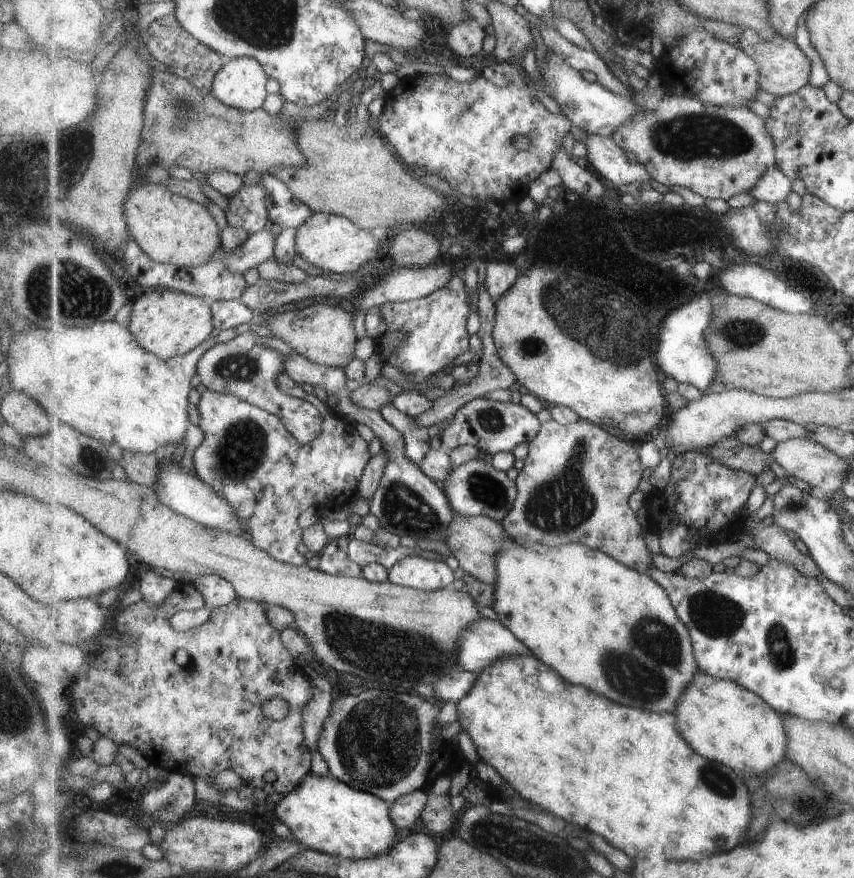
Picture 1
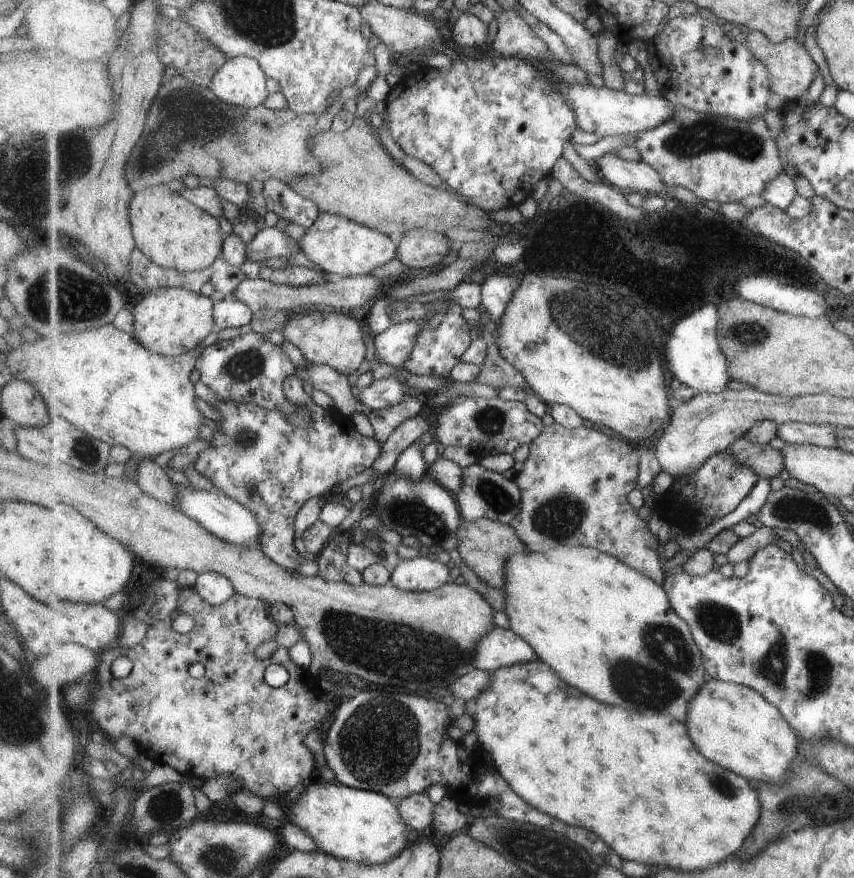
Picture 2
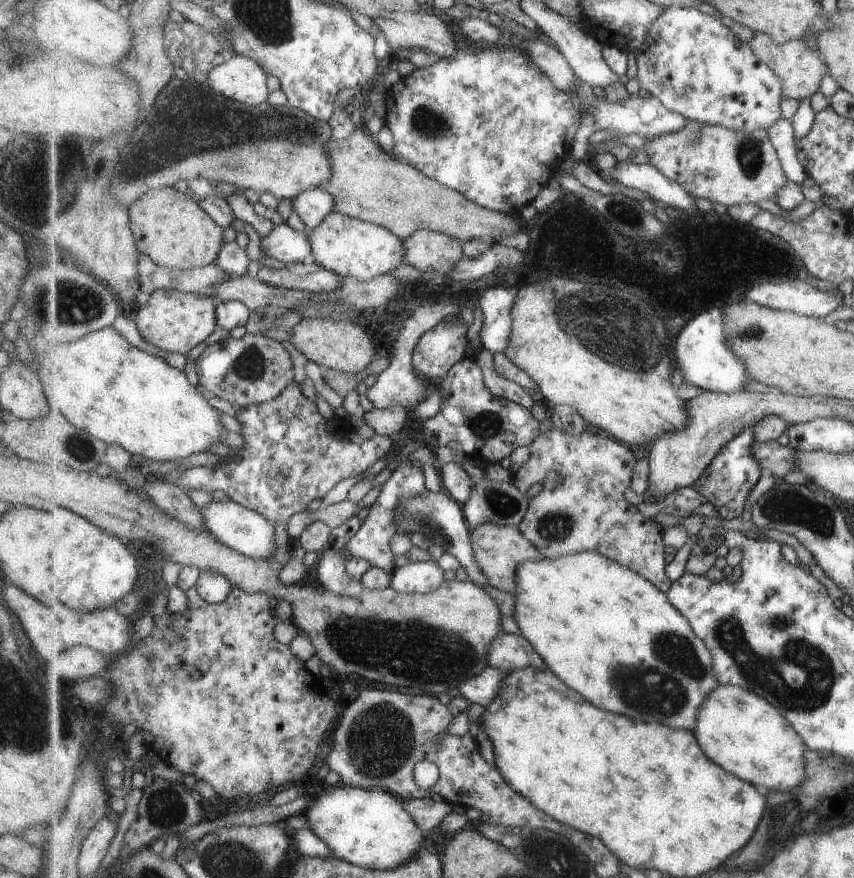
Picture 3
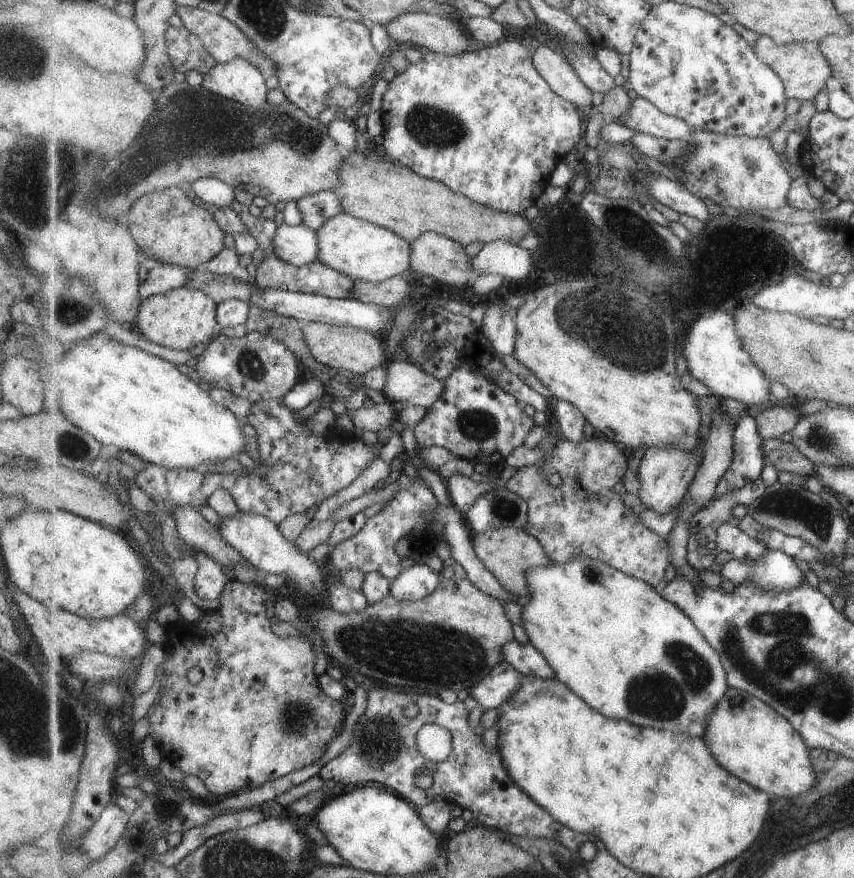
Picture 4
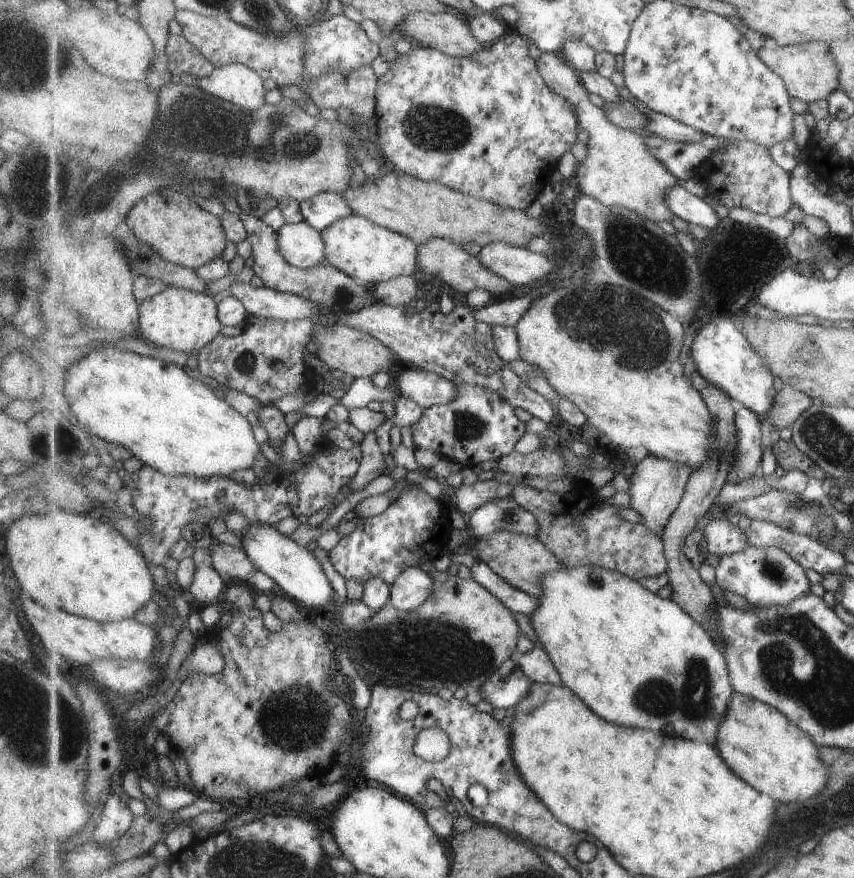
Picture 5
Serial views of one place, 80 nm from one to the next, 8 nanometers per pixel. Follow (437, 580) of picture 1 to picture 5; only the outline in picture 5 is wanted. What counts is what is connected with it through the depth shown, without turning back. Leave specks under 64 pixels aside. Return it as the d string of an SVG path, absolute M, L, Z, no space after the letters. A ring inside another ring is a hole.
M411 567L391 586L390 605L399 612L411 612L418 610L419 606L423 606L429 600L437 584L433 583L433 578L425 570Z

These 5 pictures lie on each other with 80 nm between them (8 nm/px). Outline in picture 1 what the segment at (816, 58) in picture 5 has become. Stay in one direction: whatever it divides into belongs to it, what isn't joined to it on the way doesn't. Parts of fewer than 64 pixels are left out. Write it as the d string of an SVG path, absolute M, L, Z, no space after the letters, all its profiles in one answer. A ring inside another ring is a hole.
M744 29L737 46L743 48L761 66L759 86L761 86L762 91L766 91L776 98L783 98L783 96L799 92L801 88L805 88L810 83L813 60L805 54L795 40L789 40L785 36L775 36L773 40L769 40L763 38L755 30Z

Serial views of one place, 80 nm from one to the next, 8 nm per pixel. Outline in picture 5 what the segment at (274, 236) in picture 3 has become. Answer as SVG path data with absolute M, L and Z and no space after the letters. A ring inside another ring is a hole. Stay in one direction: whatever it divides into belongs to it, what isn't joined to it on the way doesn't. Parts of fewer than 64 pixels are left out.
M305 220L285 222L278 234L279 250L288 264L305 270L328 264L324 235Z

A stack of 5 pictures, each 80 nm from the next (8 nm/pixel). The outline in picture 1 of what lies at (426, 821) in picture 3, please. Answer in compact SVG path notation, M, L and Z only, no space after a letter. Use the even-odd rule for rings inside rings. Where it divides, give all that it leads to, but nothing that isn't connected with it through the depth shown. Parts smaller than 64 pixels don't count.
M419 789L400 796L390 806L390 817L397 828L410 828L417 820L421 820L421 813L430 799L428 789Z

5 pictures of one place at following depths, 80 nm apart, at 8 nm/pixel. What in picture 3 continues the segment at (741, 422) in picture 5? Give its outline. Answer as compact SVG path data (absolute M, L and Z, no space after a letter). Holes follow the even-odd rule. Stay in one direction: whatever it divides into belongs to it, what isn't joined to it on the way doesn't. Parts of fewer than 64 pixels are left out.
M745 428L737 438L733 438L722 452L712 461L712 465L705 470L705 473L698 482L695 482L694 489L697 493L708 499L714 505L721 517L725 519L737 518L743 511L747 510L747 498L753 490L755 484L759 482L761 475L765 473L757 460L753 456L751 446L755 442L755 428Z

